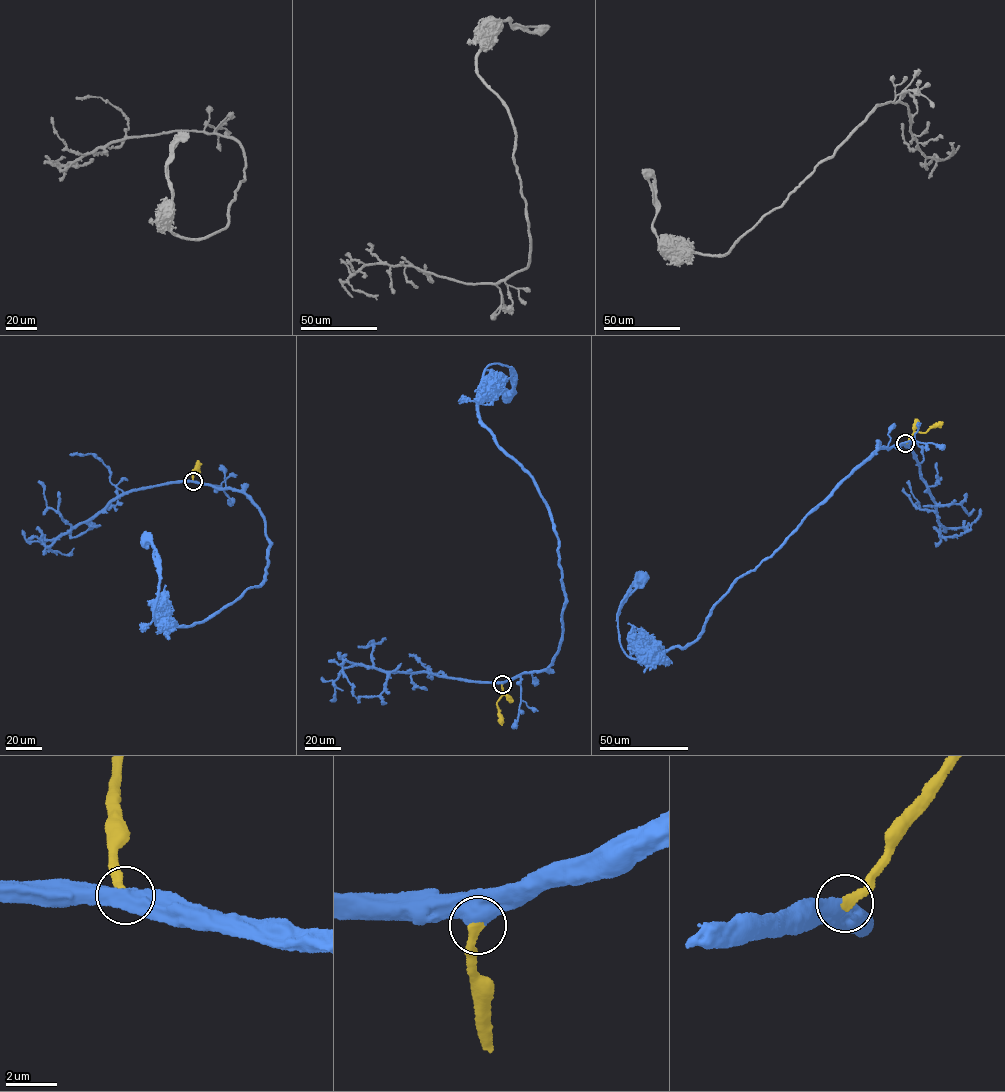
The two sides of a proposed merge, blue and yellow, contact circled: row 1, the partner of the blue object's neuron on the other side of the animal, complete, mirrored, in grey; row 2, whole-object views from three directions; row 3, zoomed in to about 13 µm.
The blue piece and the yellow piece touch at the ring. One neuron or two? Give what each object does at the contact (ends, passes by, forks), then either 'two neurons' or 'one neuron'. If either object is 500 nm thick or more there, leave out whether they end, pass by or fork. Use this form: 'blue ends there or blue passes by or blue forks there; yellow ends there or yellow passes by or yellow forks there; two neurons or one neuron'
one neuron

